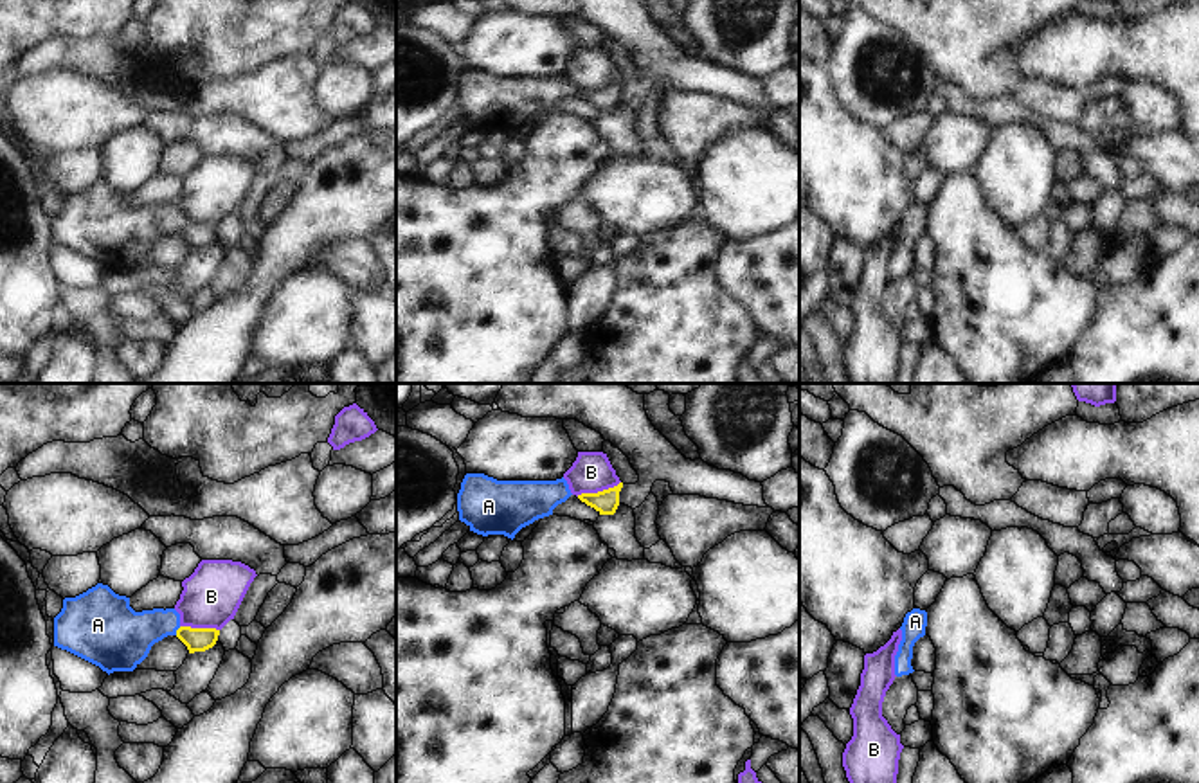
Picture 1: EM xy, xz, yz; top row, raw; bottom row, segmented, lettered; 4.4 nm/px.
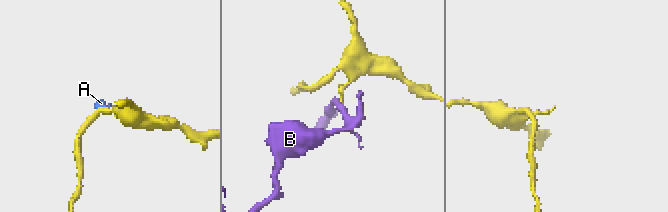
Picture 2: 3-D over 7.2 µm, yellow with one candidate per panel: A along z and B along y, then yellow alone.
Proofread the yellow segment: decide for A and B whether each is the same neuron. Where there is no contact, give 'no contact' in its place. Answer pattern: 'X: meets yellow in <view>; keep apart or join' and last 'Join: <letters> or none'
A: meets yellow in xy; join
B: meets yellow in xz; keep apart
Join: A

